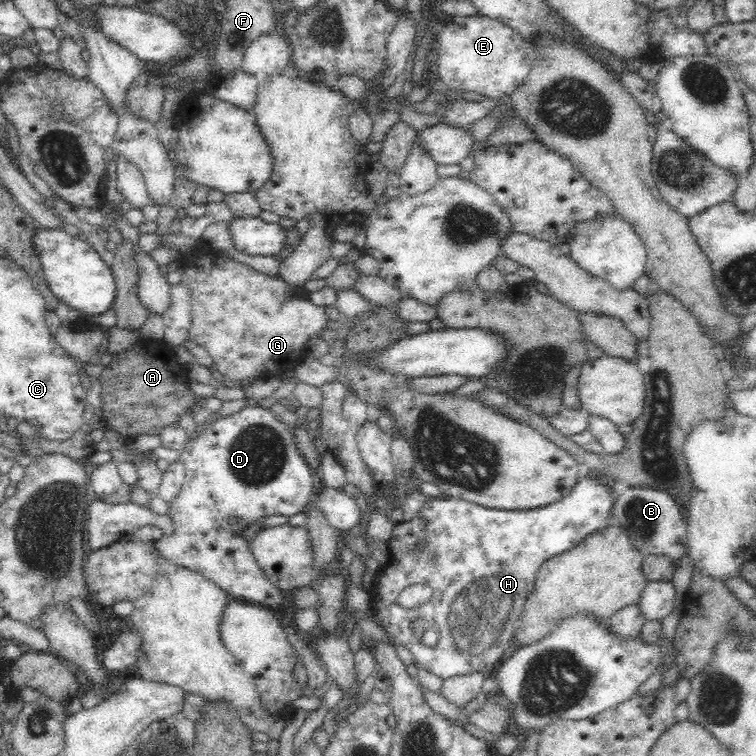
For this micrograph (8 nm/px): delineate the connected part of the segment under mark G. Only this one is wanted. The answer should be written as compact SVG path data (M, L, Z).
M192 254L194 264L186 260L187 255L184 256L184 267L183 267L183 279L181 280L184 283L184 286L187 286L191 297L191 324L189 327L189 341L196 343L198 345L204 346L204 348L212 357L213 366L216 368L216 371L220 373L221 376L225 376L227 379L233 382L242 382L245 383L249 378L266 378L266 377L280 377L291 369L294 369L304 358L300 358L300 351L305 347L306 342L309 339L312 339L315 336L318 336L319 333L327 328L327 323L329 317L326 314L326 307L315 306L310 302L310 300L304 300L300 296L296 296L291 288L294 286L288 284L282 277L279 277L277 274L270 276L264 273L260 273L233 258L228 257L226 254L218 256L218 258L207 259L198 259L195 255Z

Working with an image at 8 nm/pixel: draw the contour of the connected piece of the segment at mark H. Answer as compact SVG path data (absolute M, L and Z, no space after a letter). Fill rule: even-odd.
M590 471L585 477L578 478L577 485L565 498L530 510L505 511L454 497L427 497L416 518L399 522L394 527L387 544L391 557L388 564L381 568L378 578L375 578L370 594L374 598L372 608L380 616L385 632L407 648L422 669L442 680L471 672L489 674L496 668L496 662L502 660L504 650L510 646L526 599L534 591L542 563L609 526L607 519L617 495L604 478L604 474ZM414 584L429 586L432 589L430 600L416 608L401 607L396 603L396 598L407 586ZM418 616L428 622L421 638L414 636L411 627Z

